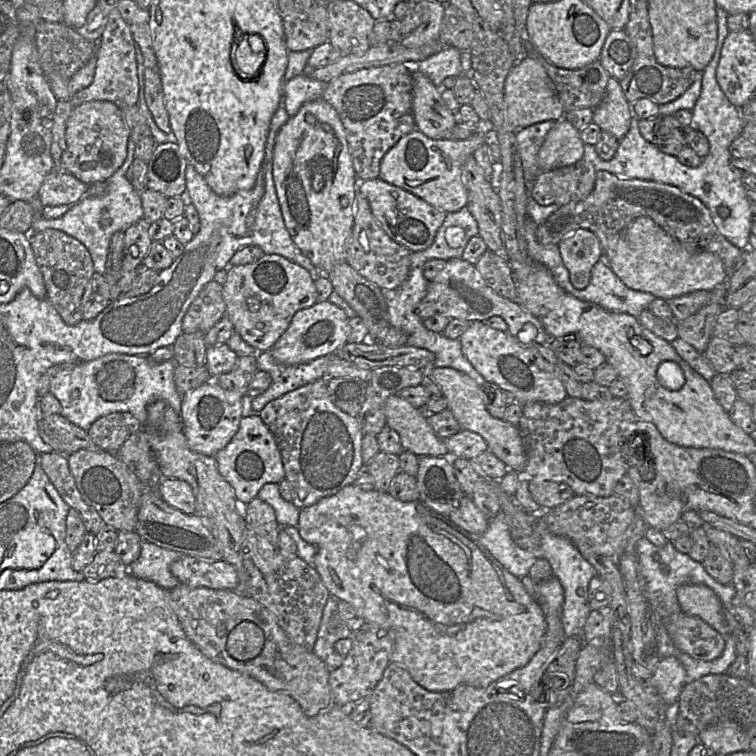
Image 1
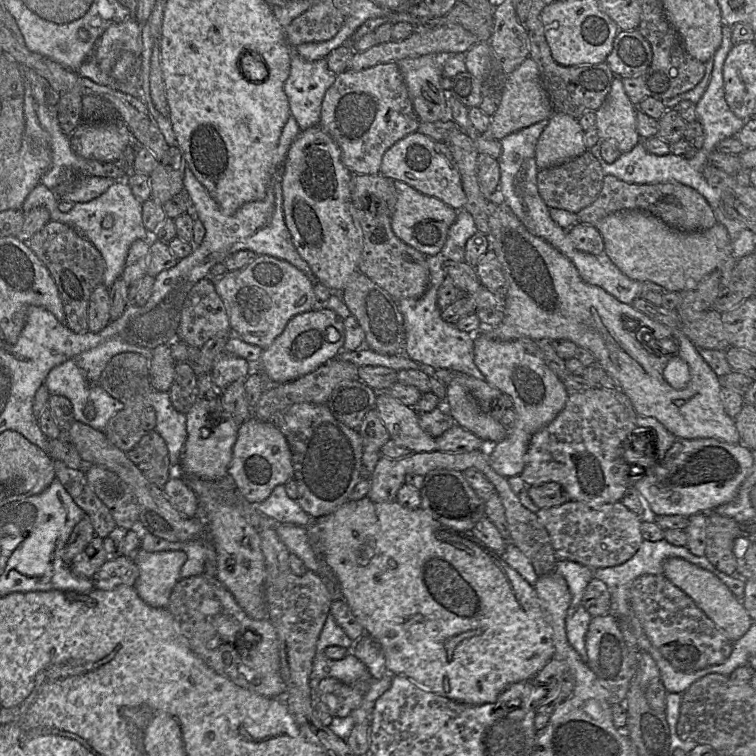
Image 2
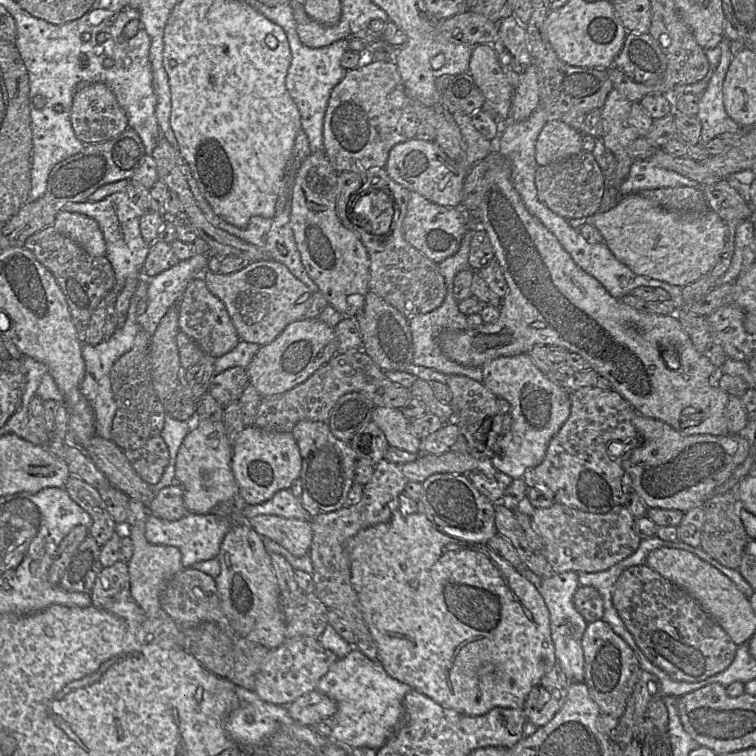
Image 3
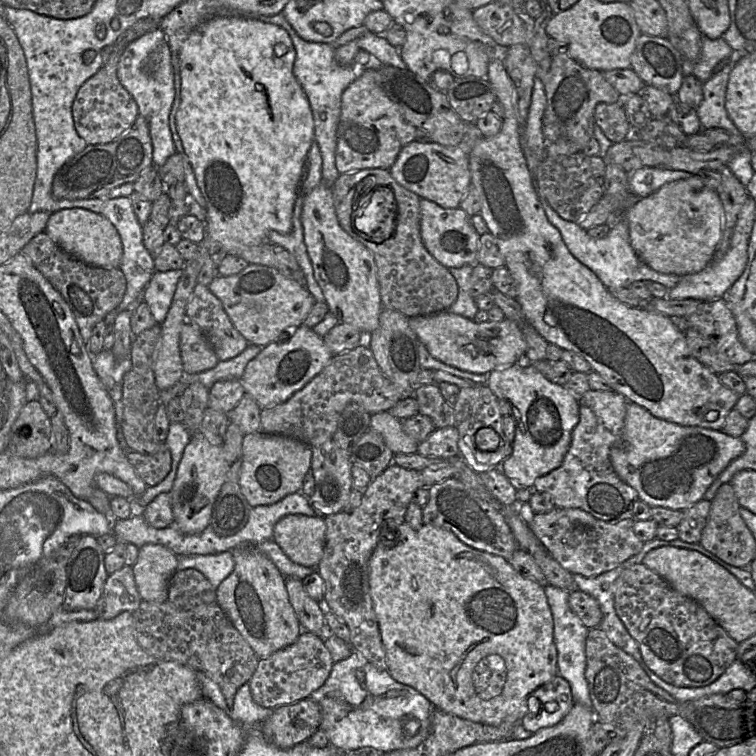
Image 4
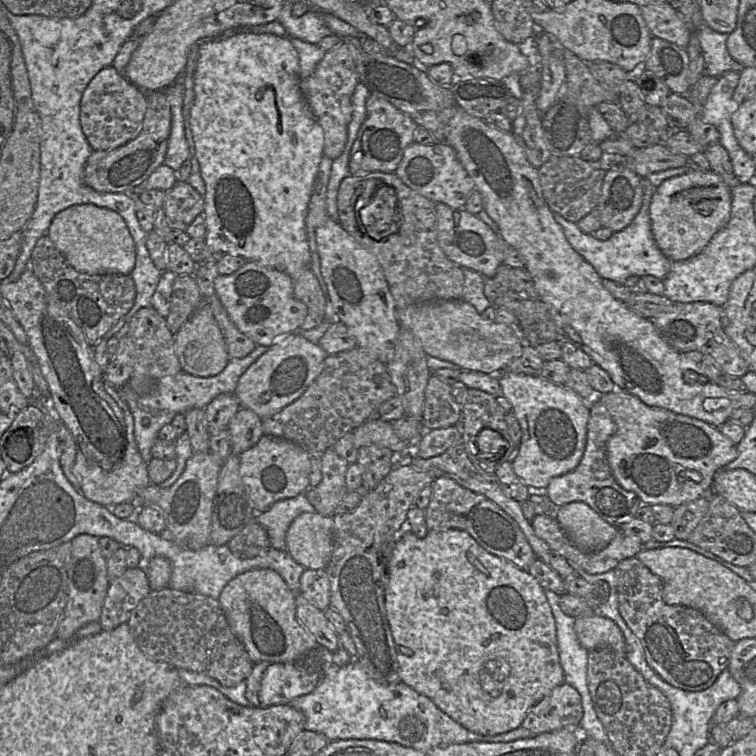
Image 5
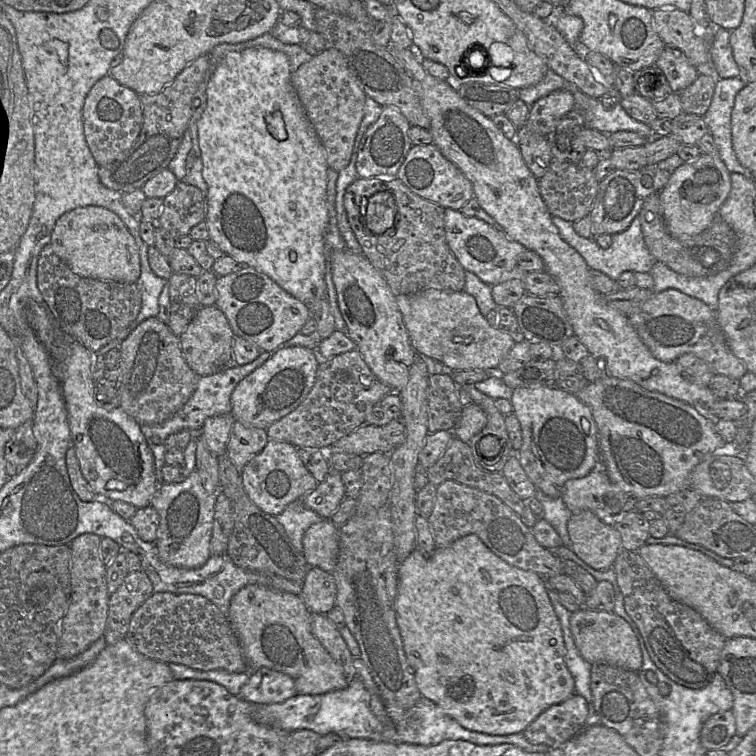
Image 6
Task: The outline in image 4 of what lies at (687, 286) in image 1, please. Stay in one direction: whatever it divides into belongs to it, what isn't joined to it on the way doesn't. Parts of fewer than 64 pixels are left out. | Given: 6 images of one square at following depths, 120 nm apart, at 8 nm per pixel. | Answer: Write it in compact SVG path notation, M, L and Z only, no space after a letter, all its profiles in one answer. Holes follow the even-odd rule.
M698 175L664 184L623 215L637 256L662 274L685 276L702 271L712 263L722 237L723 207L718 191L705 185Z

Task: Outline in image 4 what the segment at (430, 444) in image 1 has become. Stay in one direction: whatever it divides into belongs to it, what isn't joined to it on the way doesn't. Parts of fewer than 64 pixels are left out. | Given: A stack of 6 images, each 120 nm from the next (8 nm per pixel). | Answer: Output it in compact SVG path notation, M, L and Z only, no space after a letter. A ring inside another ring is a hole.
M388 411L371 414L370 428L382 435L394 454L417 453L419 443L404 432L402 420L392 416Z

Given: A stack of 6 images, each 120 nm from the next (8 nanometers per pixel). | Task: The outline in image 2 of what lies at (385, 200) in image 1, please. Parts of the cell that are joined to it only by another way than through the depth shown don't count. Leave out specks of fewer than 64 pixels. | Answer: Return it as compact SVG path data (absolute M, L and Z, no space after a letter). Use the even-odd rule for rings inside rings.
M394 181L393 183L397 195L397 201L391 216L391 228L394 234L425 256L436 255L446 242L448 230L455 222L458 210L434 197L420 193L401 181Z

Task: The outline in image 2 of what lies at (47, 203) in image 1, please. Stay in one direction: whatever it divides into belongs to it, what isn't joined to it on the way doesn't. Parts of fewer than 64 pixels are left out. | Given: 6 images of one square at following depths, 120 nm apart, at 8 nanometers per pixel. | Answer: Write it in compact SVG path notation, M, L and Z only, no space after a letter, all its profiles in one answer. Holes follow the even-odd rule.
M83 176L72 191L63 197L58 197L58 209L60 212L68 212L74 203L89 202L103 194L111 185L119 182L112 178L97 176Z

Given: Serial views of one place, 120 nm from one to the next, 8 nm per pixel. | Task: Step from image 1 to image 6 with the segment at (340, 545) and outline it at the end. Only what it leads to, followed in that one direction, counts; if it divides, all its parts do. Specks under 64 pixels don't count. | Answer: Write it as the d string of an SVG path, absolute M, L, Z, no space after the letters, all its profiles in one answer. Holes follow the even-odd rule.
M469 534L447 547L436 548L430 555L415 549L398 565L395 601L397 625L404 652L423 698L433 702L463 728L487 735L522 733L543 711L575 694L575 682L565 664L566 648L560 622L547 594L546 579L535 572L514 567L490 551L475 534Z

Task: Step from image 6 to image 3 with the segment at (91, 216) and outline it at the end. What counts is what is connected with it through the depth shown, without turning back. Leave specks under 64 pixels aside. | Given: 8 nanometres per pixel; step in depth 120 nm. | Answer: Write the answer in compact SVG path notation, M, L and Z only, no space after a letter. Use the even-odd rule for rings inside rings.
M60 211L52 225L93 256L105 256L106 243L98 223L83 214Z

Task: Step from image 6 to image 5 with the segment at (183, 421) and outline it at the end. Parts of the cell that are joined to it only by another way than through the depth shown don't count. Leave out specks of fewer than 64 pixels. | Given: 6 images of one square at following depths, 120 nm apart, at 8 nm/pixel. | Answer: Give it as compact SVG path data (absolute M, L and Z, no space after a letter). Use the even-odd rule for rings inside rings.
M256 345L254 350L247 356L238 359L230 360L225 368L217 375L210 377L198 377L181 371L175 375L164 376L160 378L155 385L155 388L147 395L138 398L139 407L153 408L155 413L150 415L147 432L153 435L154 440L158 439L158 432L166 425L171 424L175 415L184 414L189 409L205 407L217 396L221 394L233 394L240 376L254 363L268 347Z

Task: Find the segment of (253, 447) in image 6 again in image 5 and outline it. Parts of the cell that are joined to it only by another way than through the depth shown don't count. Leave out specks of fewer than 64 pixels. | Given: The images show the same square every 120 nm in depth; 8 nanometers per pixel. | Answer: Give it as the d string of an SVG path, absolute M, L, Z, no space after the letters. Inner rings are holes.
M240 407L228 424L231 452L241 455L263 436L262 418L254 411Z

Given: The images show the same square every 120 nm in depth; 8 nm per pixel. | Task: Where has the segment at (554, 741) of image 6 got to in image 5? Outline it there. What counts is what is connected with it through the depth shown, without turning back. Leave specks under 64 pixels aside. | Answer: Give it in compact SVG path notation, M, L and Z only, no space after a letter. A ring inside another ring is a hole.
M564 682L528 711L521 727L539 735L560 729L575 729L582 717L580 694Z

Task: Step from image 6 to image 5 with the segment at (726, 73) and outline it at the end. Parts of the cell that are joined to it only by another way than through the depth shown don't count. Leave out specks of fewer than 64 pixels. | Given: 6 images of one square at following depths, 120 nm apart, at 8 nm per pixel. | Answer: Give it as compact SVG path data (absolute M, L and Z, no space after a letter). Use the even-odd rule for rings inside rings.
M705 23L695 30L704 58L704 74L720 77L729 71L741 72L744 68L727 49L727 33L719 33Z

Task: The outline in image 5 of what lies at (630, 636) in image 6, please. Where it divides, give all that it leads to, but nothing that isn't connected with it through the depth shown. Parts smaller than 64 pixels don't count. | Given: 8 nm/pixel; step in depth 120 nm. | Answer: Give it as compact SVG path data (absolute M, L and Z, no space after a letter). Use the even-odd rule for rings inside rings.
M596 613L575 619L574 630L583 648L588 651L604 648L626 657L625 638L617 624Z

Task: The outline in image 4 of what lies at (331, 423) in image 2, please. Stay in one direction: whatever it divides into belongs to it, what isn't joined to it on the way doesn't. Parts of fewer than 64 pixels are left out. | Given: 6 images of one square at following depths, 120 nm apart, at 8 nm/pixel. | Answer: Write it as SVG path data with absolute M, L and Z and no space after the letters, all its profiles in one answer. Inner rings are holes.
M333 439L311 446L310 471L315 488L308 497L316 515L326 517L343 510L352 490L350 454L341 449Z

